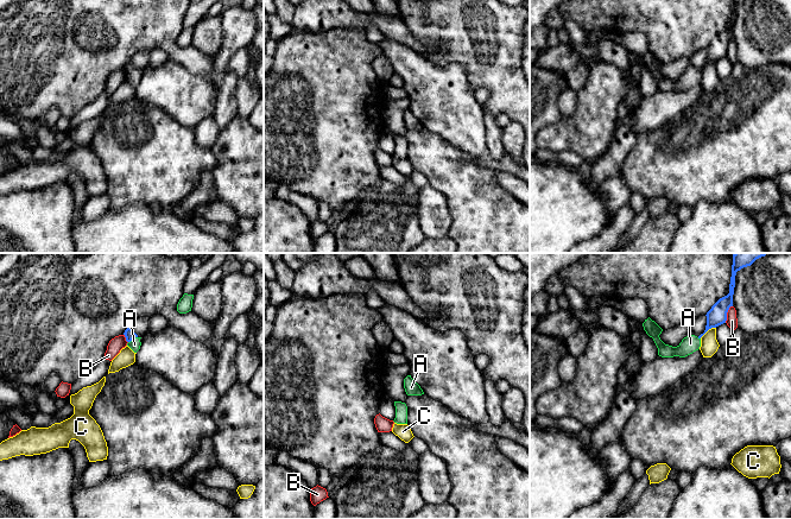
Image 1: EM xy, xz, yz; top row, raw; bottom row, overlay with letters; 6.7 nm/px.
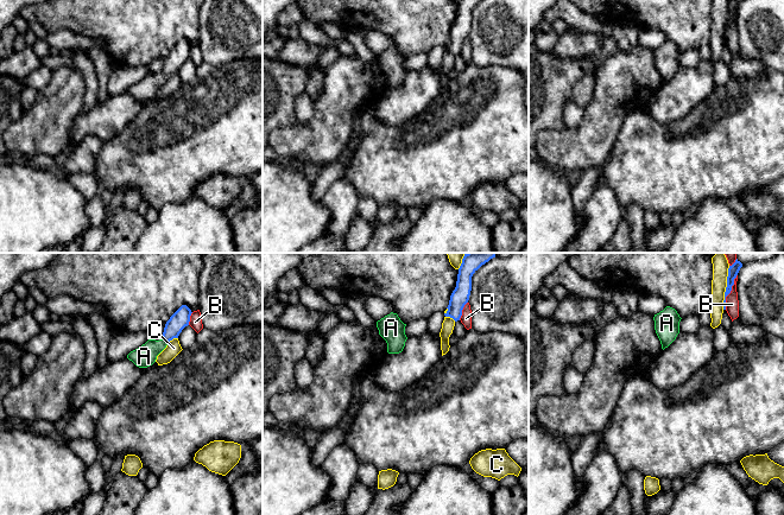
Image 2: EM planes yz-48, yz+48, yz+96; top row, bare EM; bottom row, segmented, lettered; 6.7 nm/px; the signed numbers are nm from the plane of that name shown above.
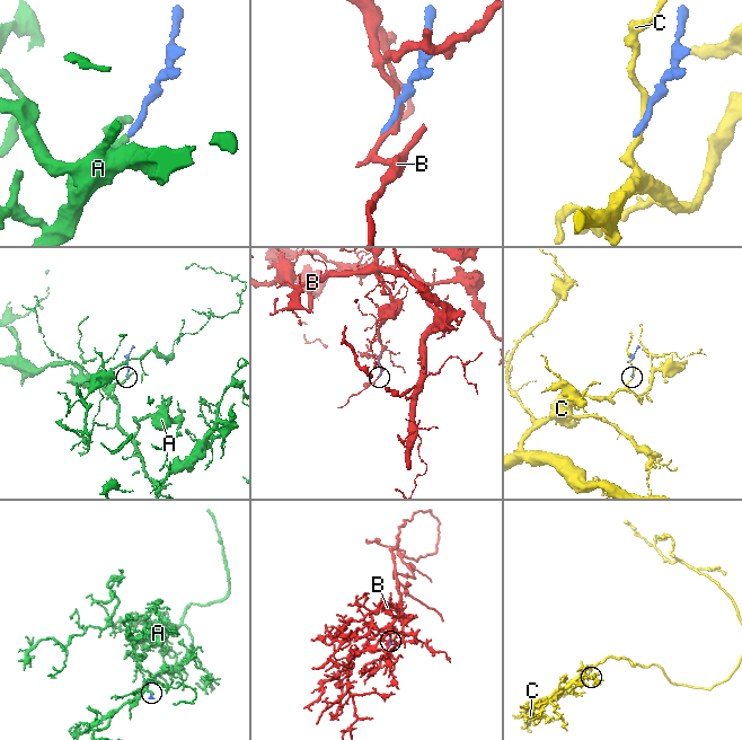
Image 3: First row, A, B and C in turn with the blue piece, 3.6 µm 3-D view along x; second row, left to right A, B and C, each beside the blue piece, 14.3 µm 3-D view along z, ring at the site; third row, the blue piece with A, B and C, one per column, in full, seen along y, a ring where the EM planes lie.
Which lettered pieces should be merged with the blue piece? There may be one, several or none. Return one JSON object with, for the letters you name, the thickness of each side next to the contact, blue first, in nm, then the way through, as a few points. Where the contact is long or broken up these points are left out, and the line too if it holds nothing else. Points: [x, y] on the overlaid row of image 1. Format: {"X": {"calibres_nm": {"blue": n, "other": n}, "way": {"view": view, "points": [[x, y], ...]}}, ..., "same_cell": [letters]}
{"A": {"calibres_nm": {"blue": 70, "other": 80}, "way": {"view": "xy", "points": [[130, 335], [132, 339], [134, 345]]}}, "same_cell": ["A"]}

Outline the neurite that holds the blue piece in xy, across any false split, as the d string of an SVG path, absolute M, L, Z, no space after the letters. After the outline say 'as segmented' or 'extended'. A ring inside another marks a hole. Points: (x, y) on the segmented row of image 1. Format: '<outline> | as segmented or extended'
M131 325L124 333L126 341L128 342L127 346L137 353L140 349L141 342L140 338L131 328Z | extended

